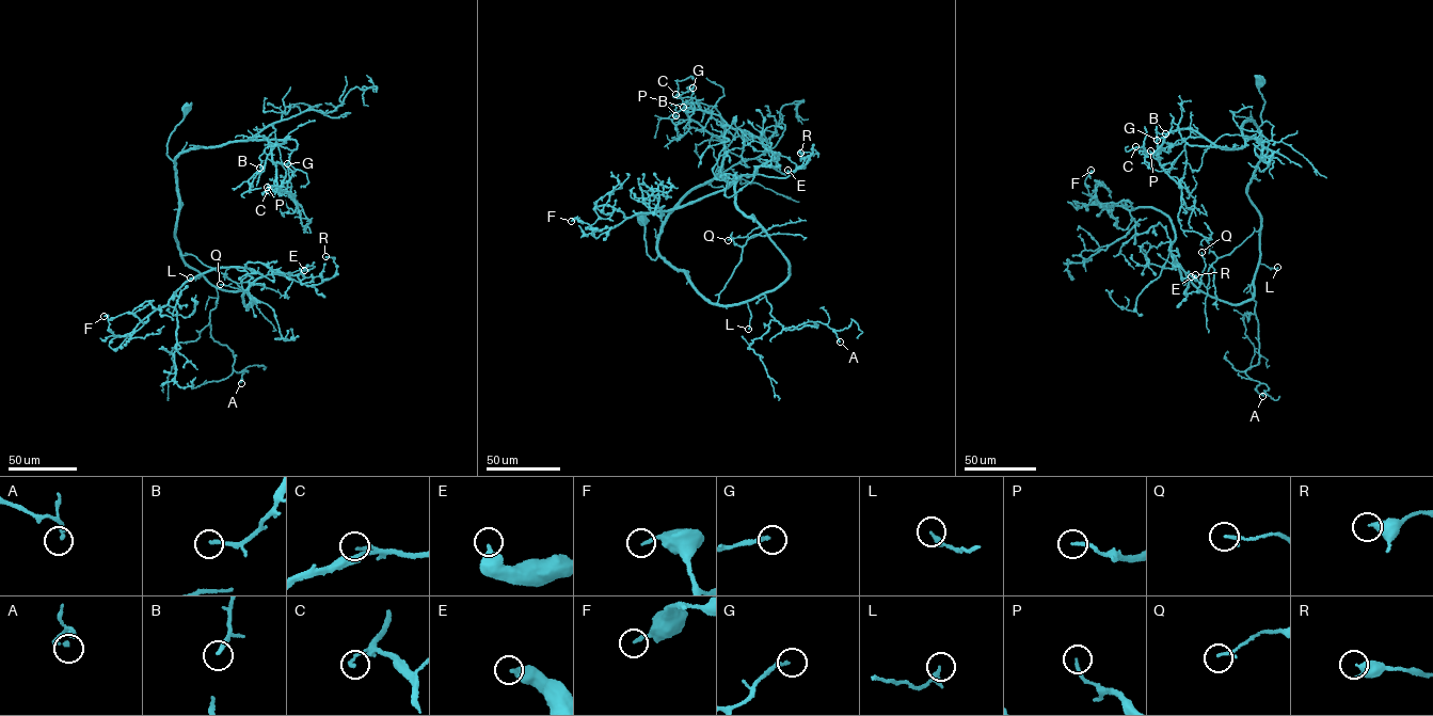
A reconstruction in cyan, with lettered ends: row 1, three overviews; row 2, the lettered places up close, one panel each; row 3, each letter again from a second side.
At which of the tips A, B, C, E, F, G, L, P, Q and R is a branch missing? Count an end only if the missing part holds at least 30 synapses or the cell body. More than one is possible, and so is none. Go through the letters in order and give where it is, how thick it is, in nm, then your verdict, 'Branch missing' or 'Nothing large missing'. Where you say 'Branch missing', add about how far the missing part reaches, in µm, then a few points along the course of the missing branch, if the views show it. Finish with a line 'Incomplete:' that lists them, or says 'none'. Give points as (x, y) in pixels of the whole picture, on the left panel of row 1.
A: Place: (241, 383). Thickness 200 nm. Nothing large missing
B: Place: (259, 168). Thickness 190 nm. Nothing large missing
C: Place: (268, 190). Thickness 150 nm. Nothing large missing
E: Place: (304, 270). Thickness 360 nm. Nothing large missing
F: Place: (104, 316). Thickness 150 nm. Nothing large missing
G: Place: (287, 163). Thickness 180 nm. Nothing large missing
L: Place: (190, 277). Thickness 240 nm. Nothing large missing
P: Place: (267, 187). Thickness 150 nm. Nothing large missing
Q: Place: (220, 284). Thickness 140 nm. Nothing large missing
R: Place: (325, 256). Thickness 420 nm. Nothing large missing
Incomplete: none

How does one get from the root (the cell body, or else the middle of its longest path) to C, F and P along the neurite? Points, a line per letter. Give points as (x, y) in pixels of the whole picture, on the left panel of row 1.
C: (186, 109), (168, 143), (173, 160), (190, 148), (232, 141), (284, 141), (272, 146), (279, 186), (268, 190)
F: (186, 109), (166, 147), (178, 249), (253, 304), (261, 275), (232, 267), (186, 281), (130, 334), (104, 316)
P: (186, 109), (168, 156), (232, 141), (283, 140), (272, 146), (275, 175), (267, 187)

